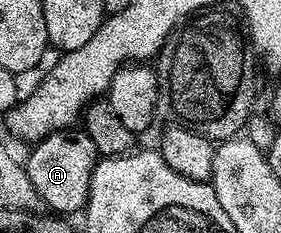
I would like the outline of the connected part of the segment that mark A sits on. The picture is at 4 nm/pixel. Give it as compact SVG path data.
M81 127L60 129L36 142L30 149L33 150L29 158L24 158L23 164L31 183L35 183L35 191L41 196L44 208L57 215L80 214L89 202L91 177L99 160L91 135L87 135Z

